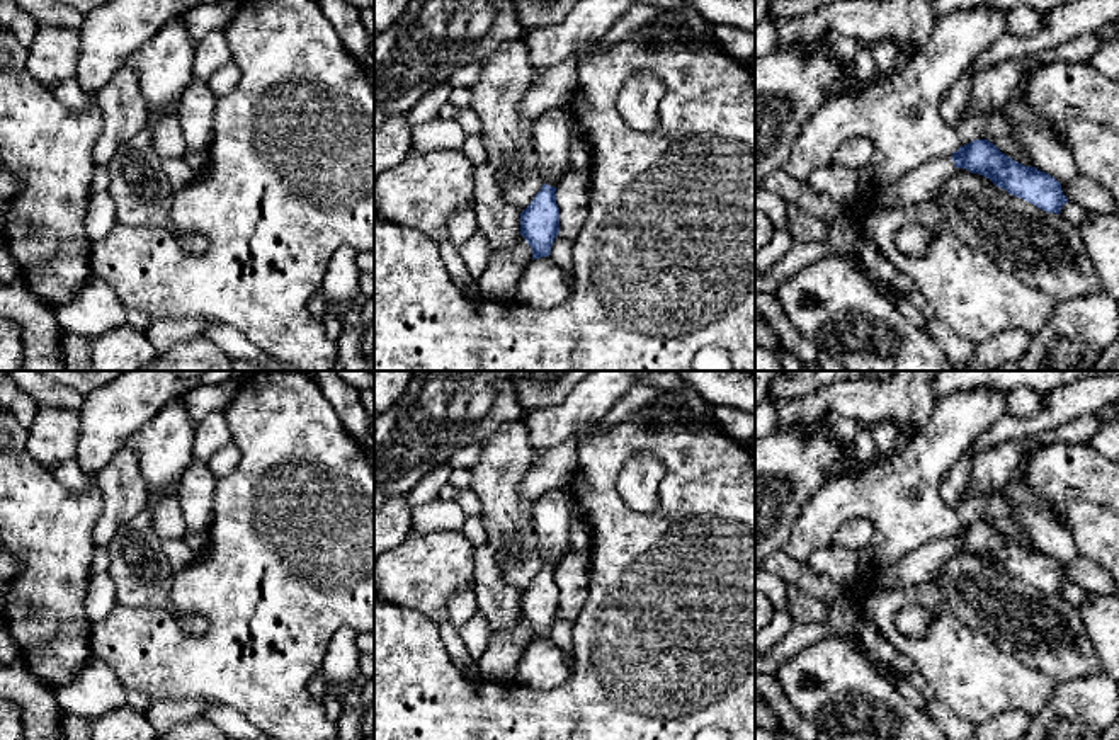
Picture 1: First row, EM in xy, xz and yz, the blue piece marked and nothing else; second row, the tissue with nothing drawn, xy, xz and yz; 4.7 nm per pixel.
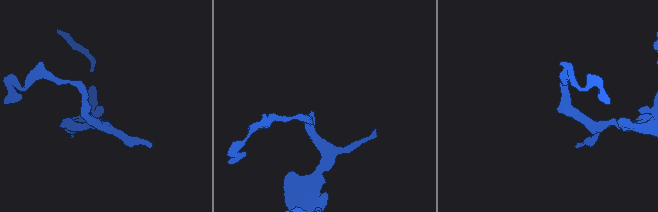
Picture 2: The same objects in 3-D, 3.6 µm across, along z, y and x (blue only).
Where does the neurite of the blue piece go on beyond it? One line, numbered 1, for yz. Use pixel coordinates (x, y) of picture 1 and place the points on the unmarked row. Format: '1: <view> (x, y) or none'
1: yz (920, 565)

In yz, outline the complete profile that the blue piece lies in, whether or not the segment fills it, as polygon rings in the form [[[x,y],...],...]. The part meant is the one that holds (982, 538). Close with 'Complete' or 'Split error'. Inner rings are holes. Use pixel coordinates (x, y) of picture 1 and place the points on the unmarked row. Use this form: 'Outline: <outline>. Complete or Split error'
Outline: [[[973,521],[949,538],[929,541],[886,568],[869,566],[859,582],[866,587],[912,589],[932,580],[959,549],[990,560],[997,568],[1046,594],[1059,595],[1068,583],[1054,558],[1012,541],[988,521]]]. Split error

